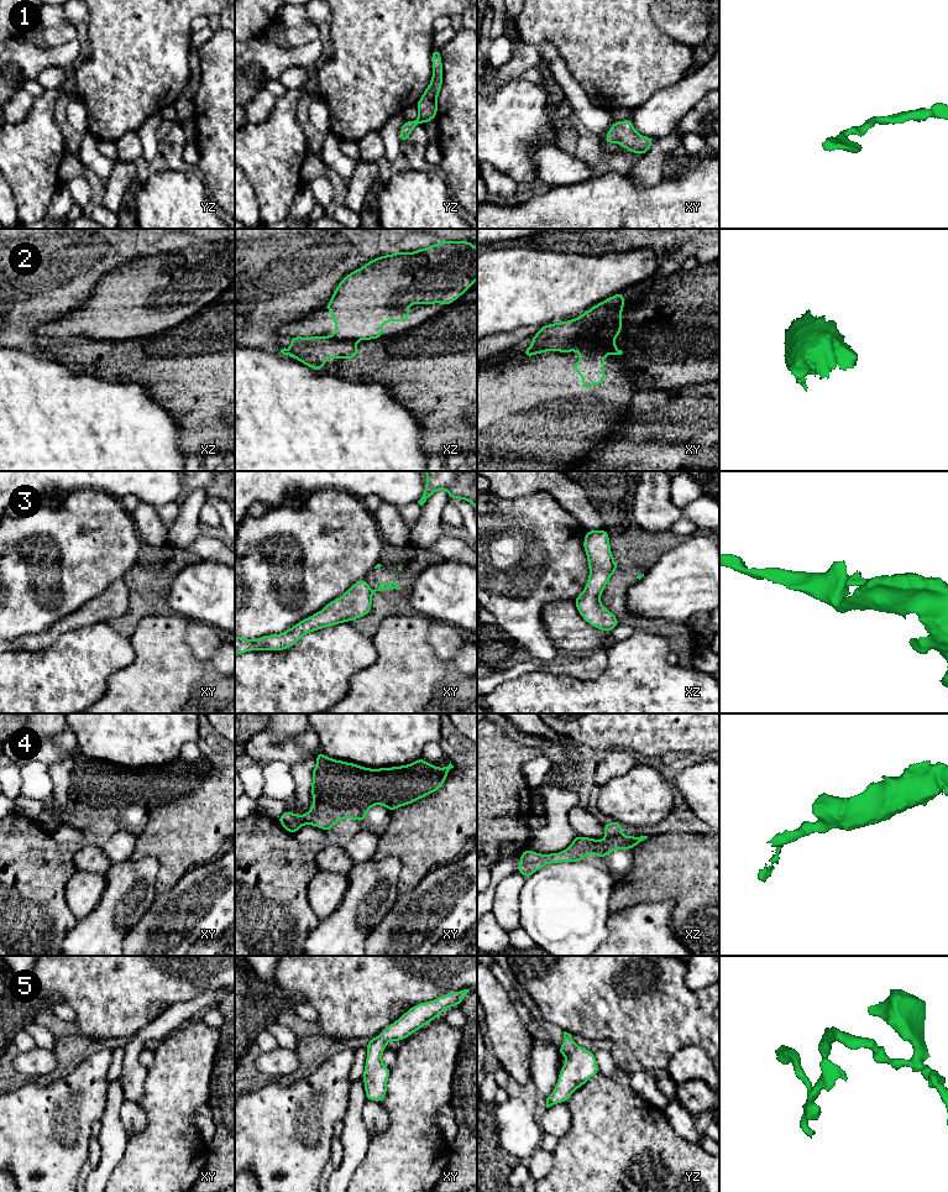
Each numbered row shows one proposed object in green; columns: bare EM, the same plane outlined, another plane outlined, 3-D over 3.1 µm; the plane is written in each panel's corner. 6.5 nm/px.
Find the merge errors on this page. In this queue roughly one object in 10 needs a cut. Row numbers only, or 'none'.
2, 3

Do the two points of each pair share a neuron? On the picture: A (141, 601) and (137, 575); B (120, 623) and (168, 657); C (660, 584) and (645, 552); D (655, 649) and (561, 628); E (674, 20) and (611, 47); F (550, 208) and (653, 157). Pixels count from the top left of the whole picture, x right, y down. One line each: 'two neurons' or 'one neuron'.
A: one neuron
B: two neurons
C: two neurons
D: two neurons
E: two neurons
F: two neurons

